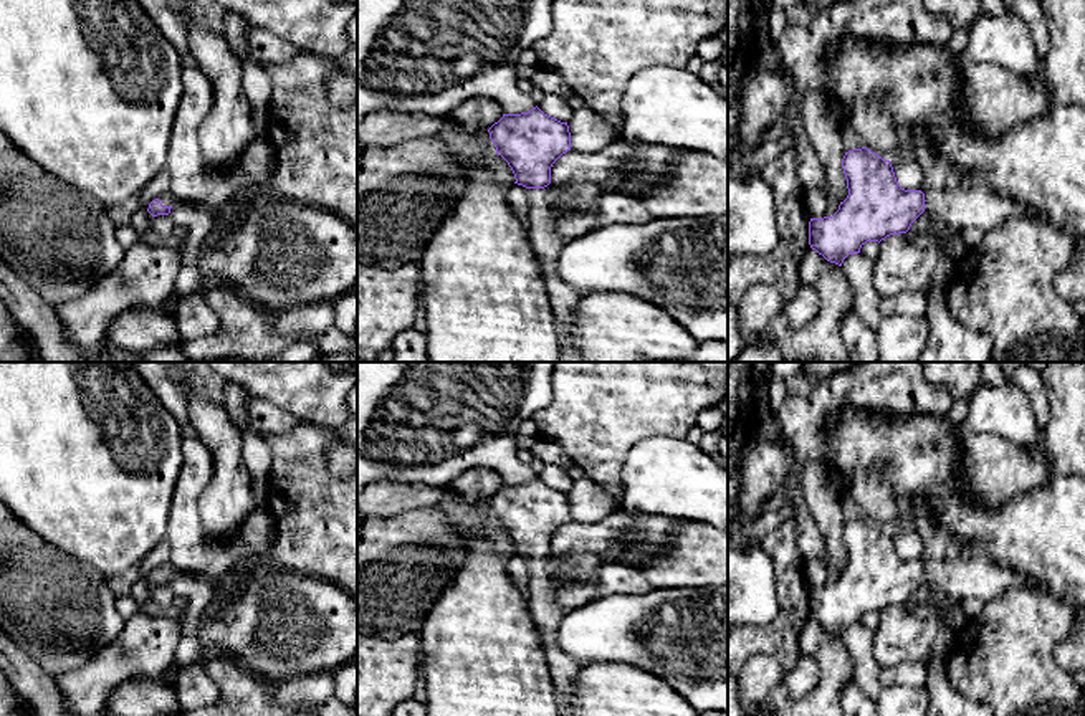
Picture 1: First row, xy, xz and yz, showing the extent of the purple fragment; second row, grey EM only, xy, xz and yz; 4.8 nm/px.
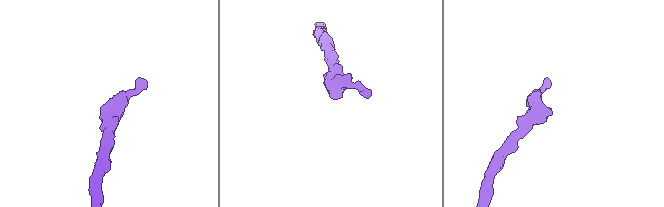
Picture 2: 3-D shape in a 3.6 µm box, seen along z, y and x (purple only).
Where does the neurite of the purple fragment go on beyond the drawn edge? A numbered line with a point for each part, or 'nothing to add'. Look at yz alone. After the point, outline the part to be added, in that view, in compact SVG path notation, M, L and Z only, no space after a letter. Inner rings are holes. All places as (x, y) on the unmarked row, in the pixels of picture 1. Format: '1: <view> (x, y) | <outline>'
1: yz (978, 576) | M984 552L925 564L925 577L946 594L949 604L959 604L966 597L989 602L1009 589L1039 589L1032 579L997 566Z

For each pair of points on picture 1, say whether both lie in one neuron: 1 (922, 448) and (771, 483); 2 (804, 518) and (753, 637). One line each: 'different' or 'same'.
1: different
2: different

